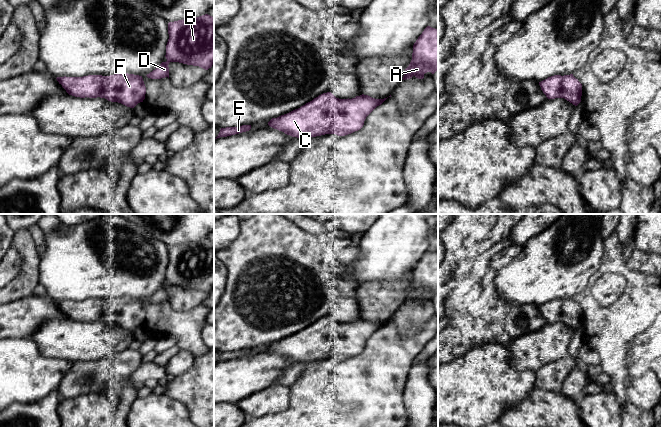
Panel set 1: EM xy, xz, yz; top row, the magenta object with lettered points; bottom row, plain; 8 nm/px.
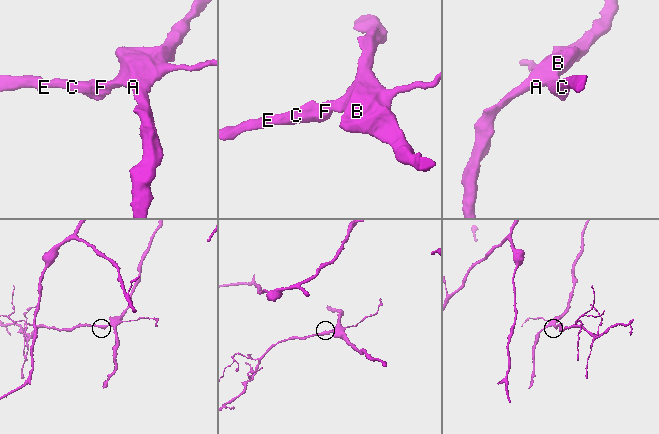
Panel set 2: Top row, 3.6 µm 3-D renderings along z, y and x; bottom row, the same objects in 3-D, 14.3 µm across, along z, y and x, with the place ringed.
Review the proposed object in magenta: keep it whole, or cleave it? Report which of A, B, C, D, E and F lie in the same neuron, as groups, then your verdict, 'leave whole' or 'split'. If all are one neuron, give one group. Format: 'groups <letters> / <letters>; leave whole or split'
groups A B C D E F; leave whole

